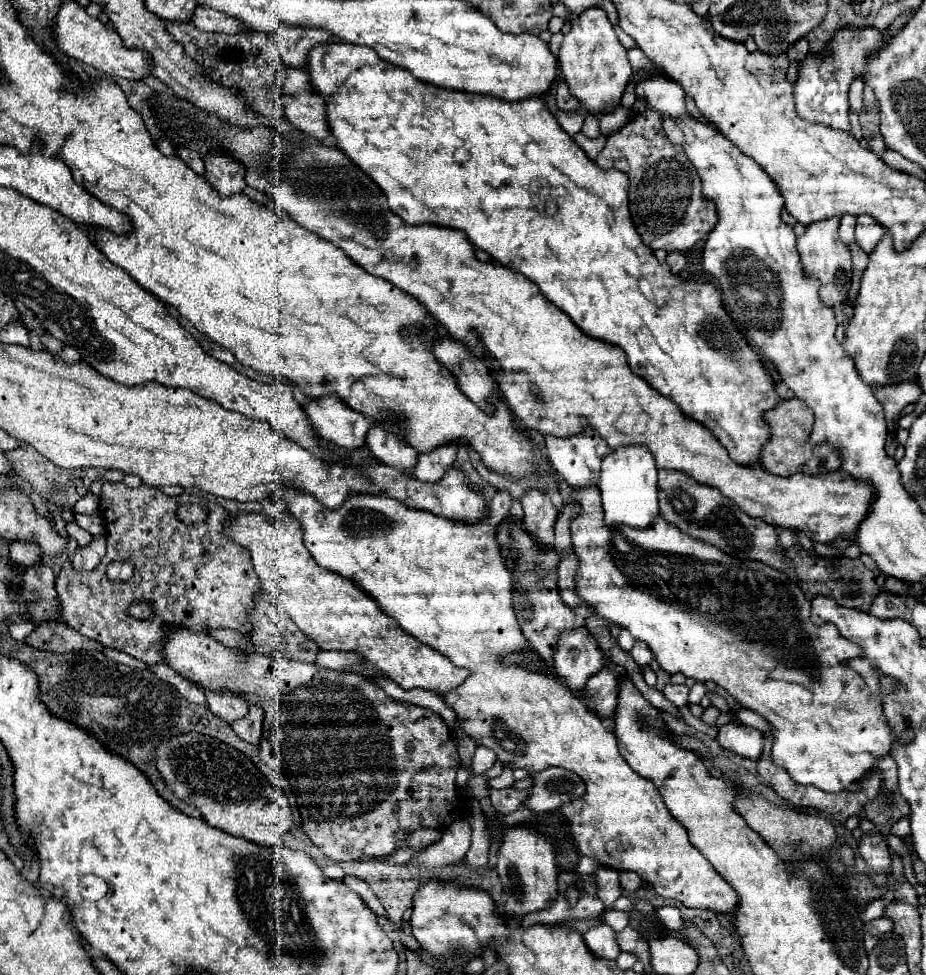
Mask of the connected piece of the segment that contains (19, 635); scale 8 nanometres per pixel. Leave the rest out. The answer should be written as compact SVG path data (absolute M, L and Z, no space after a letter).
M21 620L21 622L13 622L13 624L9 624L9 632L11 632L11 638L13 638L15 642L23 642L25 636L31 634L33 630L35 630L35 626L33 626L31 622L27 622L27 620Z

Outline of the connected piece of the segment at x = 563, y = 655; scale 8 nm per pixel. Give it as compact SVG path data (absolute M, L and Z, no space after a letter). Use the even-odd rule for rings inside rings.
M587 626L561 630L553 654L553 672L571 688L581 690L593 672L605 666L605 656Z

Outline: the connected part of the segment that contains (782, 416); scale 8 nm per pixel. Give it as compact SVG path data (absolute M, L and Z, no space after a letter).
M793 398L793 400L783 400L775 410L767 412L767 422L771 428L771 440L767 442L765 450L763 450L763 458L761 464L767 472L777 474L777 476L791 476L797 472L805 472L805 474L823 474L823 472L833 472L839 470L843 460L841 454L831 446L831 444L819 444L813 446L809 444L809 436L811 436L811 428L813 428L813 412L807 408L805 402Z

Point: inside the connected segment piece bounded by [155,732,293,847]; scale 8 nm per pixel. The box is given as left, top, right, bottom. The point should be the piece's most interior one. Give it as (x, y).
(220, 782)

